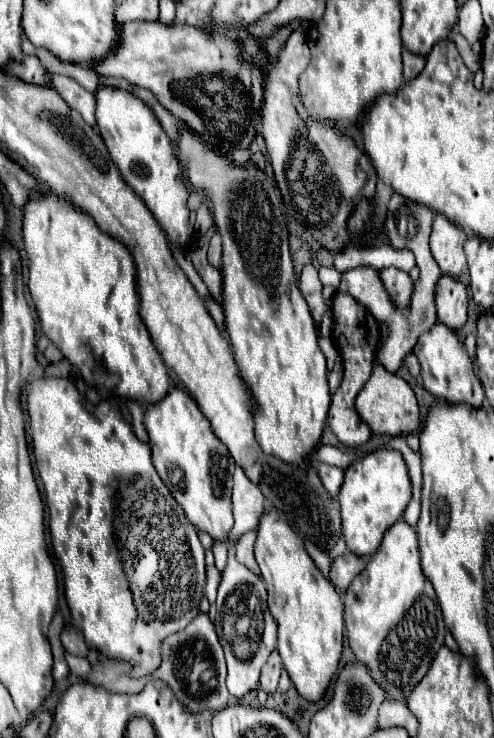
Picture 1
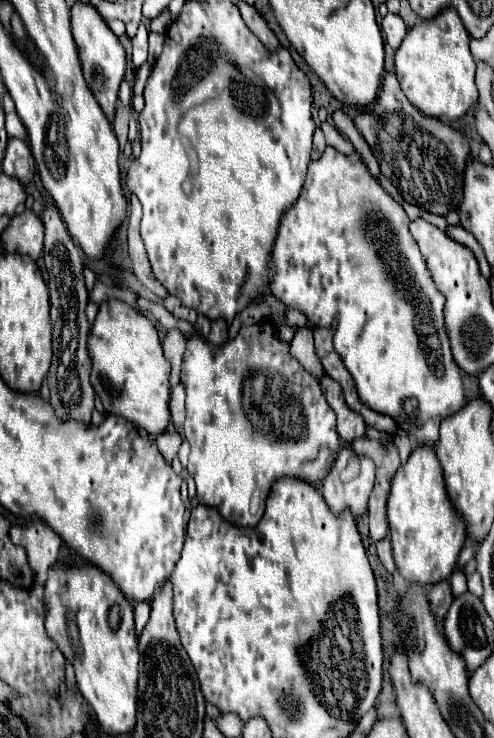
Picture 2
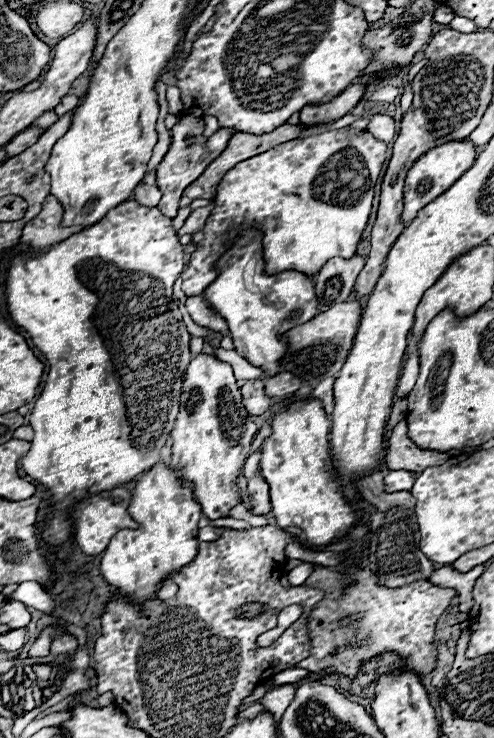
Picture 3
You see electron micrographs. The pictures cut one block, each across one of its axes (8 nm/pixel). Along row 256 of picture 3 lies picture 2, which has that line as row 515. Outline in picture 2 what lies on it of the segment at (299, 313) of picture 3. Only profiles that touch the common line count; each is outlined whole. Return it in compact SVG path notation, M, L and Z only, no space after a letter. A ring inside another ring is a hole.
M270 322L242 326L238 336L222 346L190 338L182 362L182 380L188 394L184 422L190 444L188 472L196 482L196 498L200 504L216 508L230 524L246 528L254 528L260 522L266 496L278 478L290 476L318 486L328 476L328 468L332 468L332 460L336 460L336 452L340 450L336 416L318 380L290 356L290 344L274 338L272 330Z

